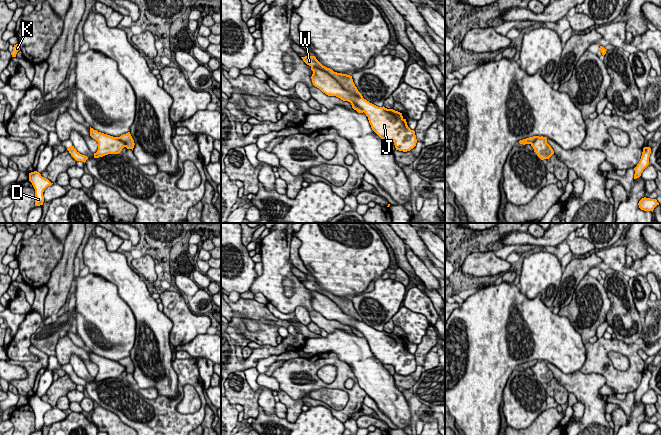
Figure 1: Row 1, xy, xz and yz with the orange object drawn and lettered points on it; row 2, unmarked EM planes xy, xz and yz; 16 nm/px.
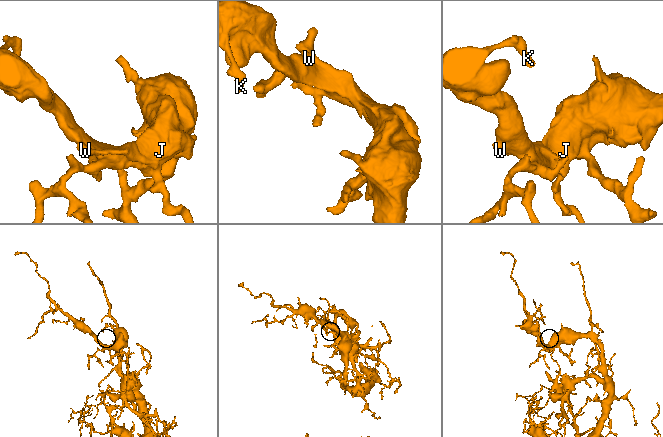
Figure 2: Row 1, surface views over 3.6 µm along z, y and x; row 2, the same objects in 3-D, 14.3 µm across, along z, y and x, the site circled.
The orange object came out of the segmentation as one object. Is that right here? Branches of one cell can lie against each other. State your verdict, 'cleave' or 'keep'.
cleave

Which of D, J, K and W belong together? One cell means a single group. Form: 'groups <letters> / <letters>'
groups D J K / W

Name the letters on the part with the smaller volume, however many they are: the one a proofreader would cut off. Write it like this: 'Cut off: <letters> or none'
Cut off: W

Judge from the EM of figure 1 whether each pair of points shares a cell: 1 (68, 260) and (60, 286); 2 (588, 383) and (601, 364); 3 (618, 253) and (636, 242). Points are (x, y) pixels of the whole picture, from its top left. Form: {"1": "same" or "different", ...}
{"1": "same", "2": "different", "3": "different"}

